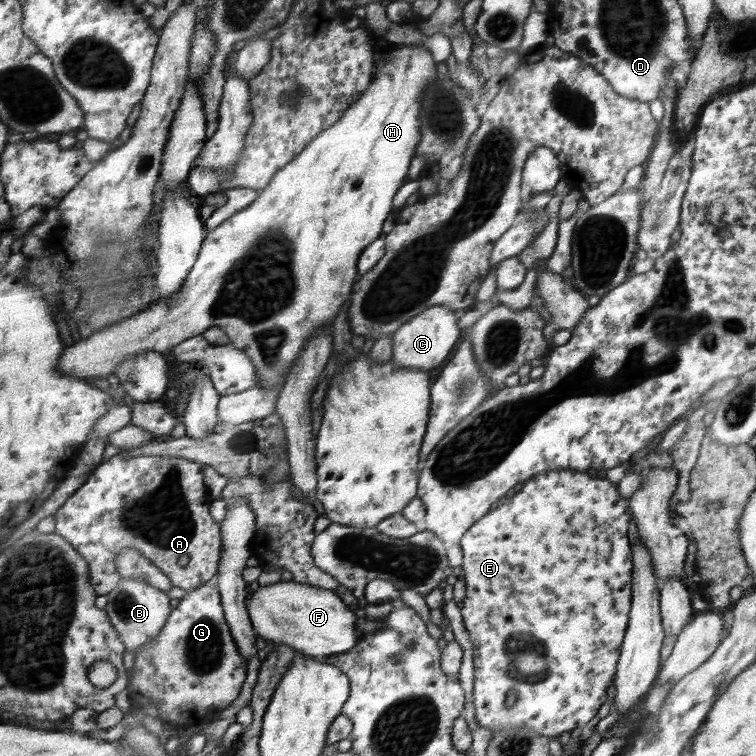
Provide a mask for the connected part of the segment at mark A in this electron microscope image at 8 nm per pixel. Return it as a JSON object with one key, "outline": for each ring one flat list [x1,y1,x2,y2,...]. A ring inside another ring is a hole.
{"outline":[[125,453,119,454,108,462,101,462,93,471,93,474,62,506,54,515,57,520,55,532,65,536,88,560,91,566,91,580,97,588,97,593,100,596,106,596,121,586,123,579,120,573,120,568,117,565,117,560,120,556,131,548,138,549,143,555,146,555,148,560,152,561,154,566,157,566,168,578,174,586,179,586,185,591,189,588,195,589,205,584,219,570,218,560,221,560,220,552,220,526,216,522,212,522,212,516,208,514,210,510,210,494,204,486,204,474,202,474,202,463,190,462,188,459,178,458,176,456,125,456]]}

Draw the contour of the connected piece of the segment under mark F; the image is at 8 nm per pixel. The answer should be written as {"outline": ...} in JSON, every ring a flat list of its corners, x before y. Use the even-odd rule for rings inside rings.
{"outline":[[286,577,270,586,259,586,256,591,249,593,245,603,251,625,258,637,290,646,302,655,323,659,327,655,336,655,350,651,358,644,358,636,356,636,356,628,354,628,356,616,348,610,348,606,334,594,334,591,309,584,297,583]]}

